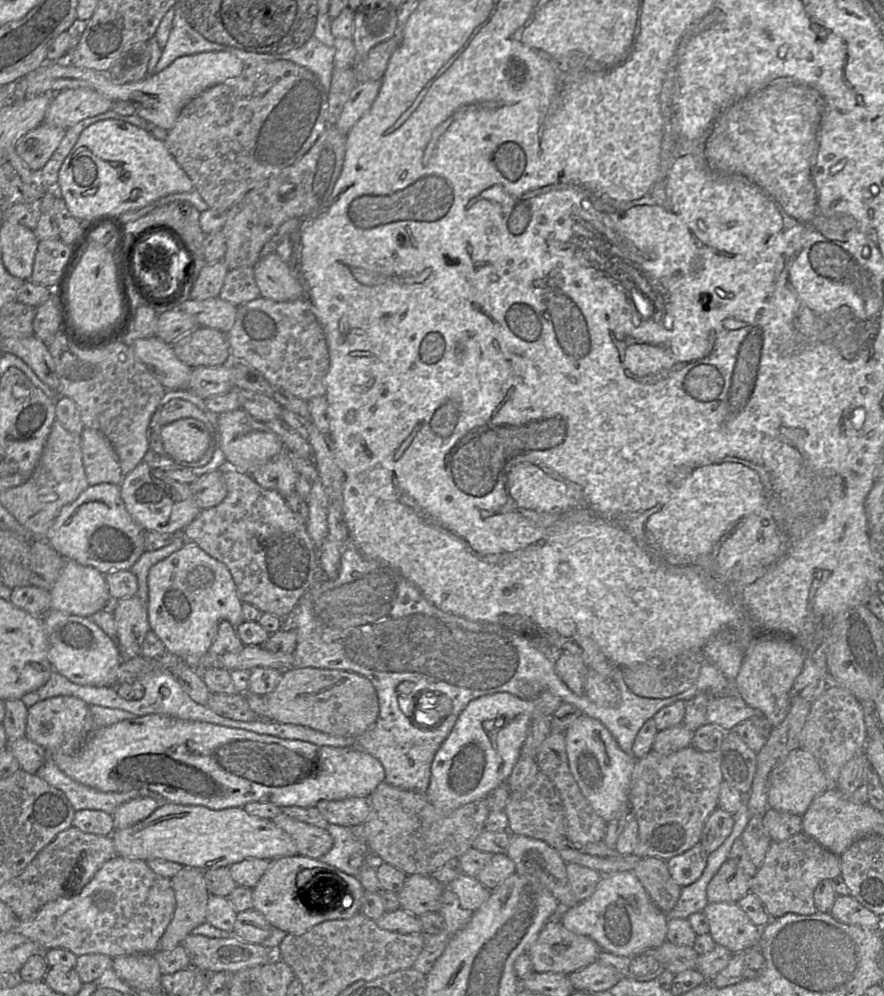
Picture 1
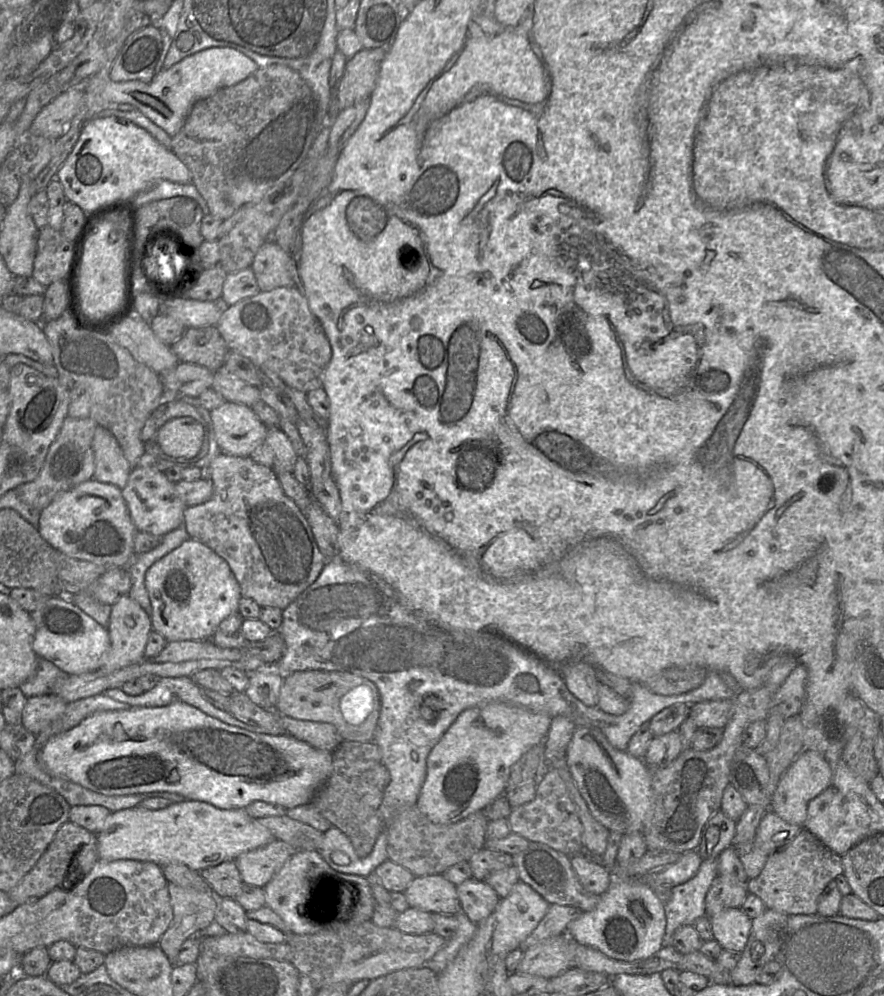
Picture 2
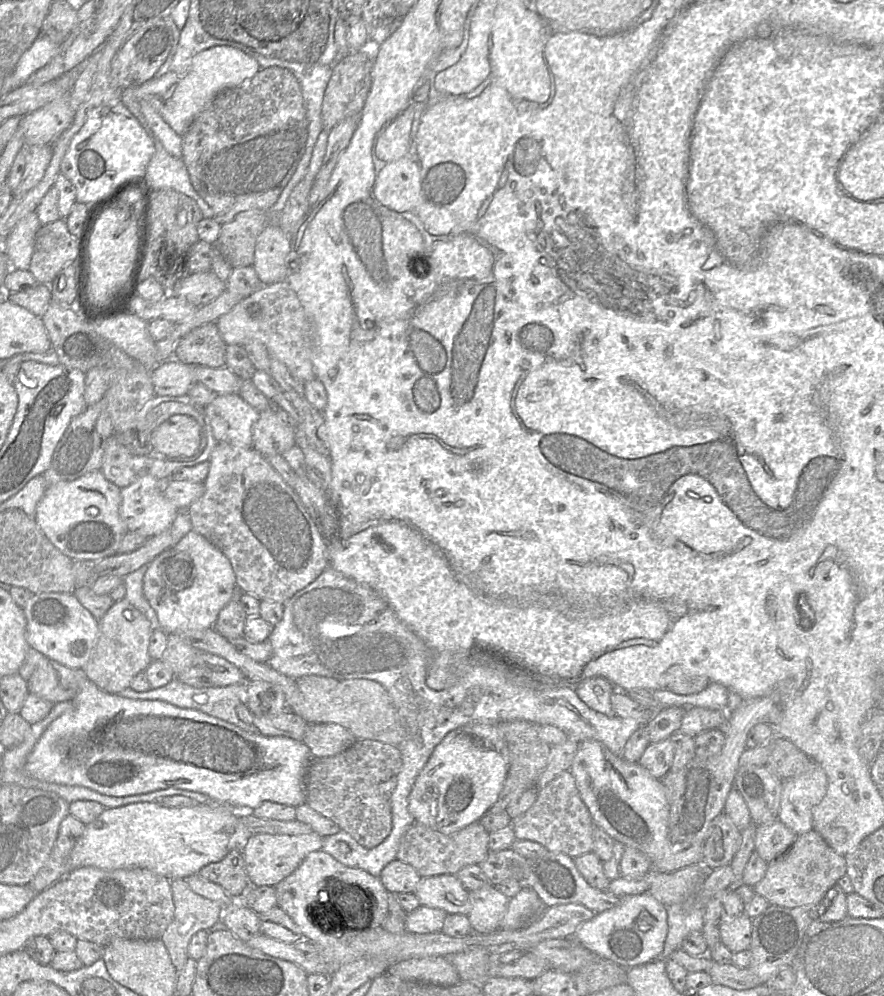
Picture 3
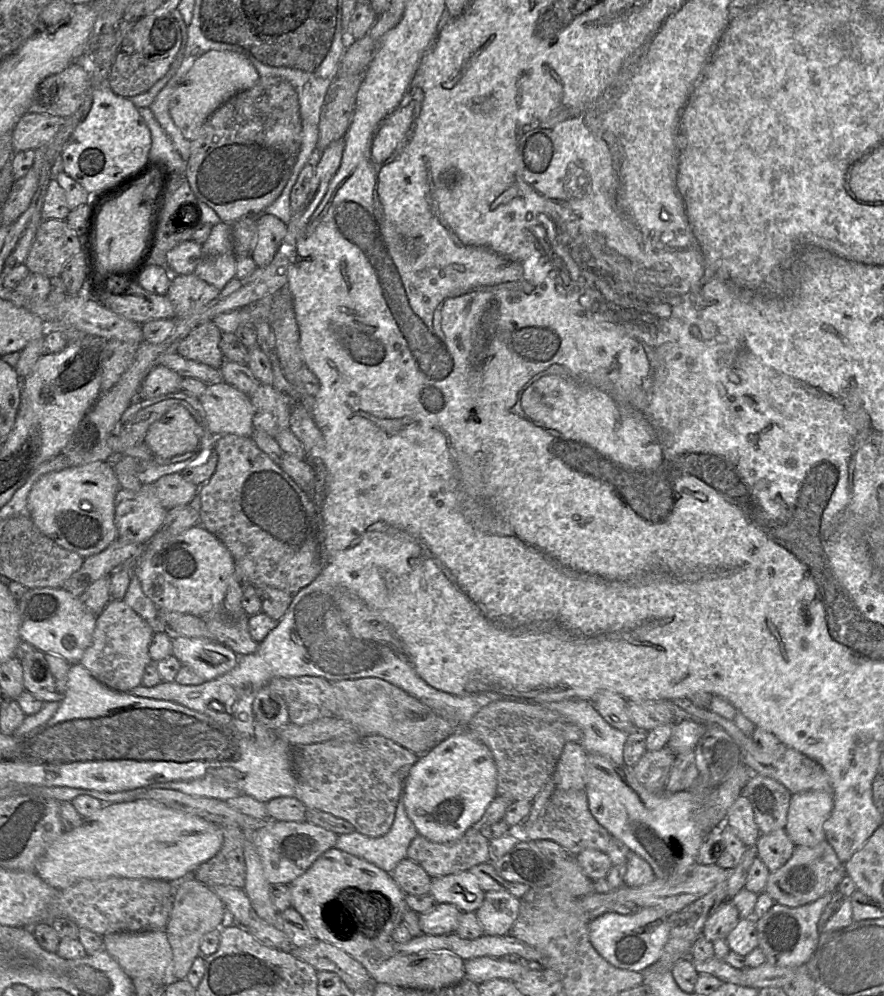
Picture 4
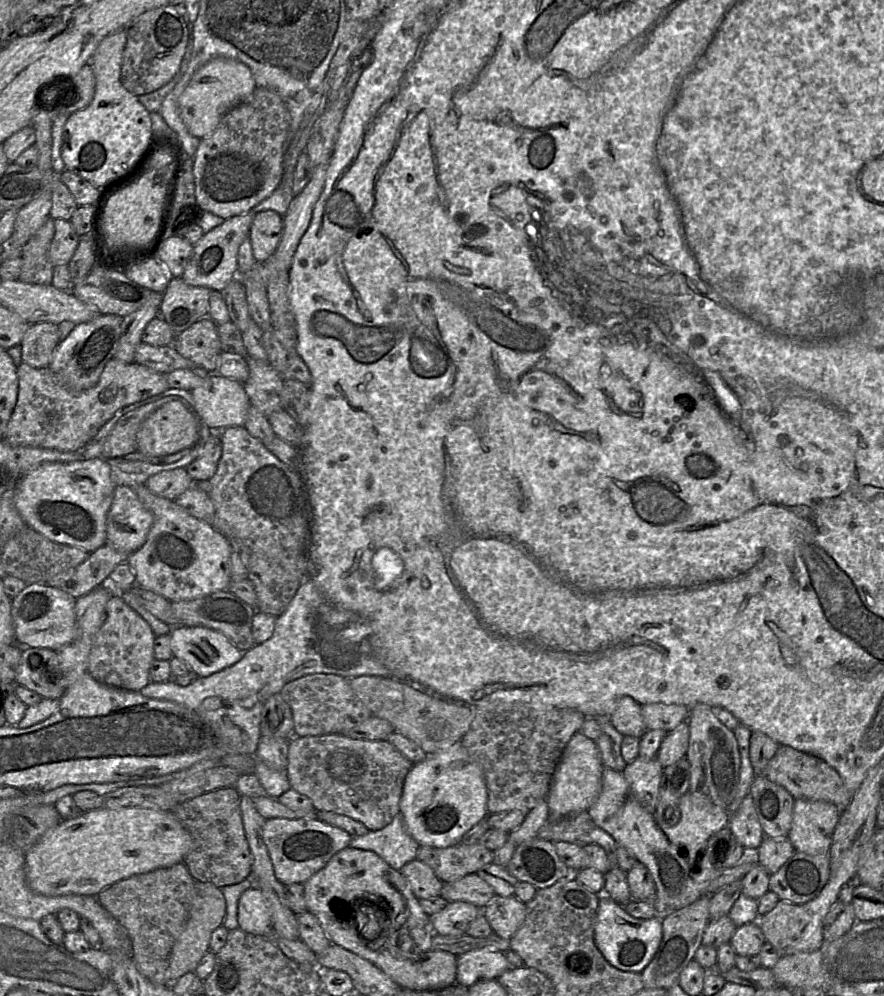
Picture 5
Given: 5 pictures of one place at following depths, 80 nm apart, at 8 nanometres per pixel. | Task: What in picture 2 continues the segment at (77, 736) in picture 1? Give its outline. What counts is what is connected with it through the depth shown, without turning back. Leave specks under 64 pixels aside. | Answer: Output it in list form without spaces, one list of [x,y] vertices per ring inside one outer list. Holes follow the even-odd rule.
[[[54,694],[34,696],[26,699],[22,711],[22,725],[37,735],[66,709],[67,703]]]

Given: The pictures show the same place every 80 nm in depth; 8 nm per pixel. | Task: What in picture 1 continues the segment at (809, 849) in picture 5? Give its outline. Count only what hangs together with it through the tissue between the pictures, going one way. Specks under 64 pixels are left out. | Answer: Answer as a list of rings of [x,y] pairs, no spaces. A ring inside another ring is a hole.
[[[797,748],[792,750],[773,771],[768,791],[768,806],[802,816],[810,803],[827,788],[827,779],[817,759],[809,751]]]

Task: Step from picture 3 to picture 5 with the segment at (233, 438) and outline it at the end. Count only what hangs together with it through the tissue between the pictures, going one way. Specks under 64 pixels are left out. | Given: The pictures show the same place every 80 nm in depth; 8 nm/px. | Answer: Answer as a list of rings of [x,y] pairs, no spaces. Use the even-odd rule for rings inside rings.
[[[218,373],[205,374],[202,382],[190,393],[195,413],[210,430],[221,432],[228,427],[244,426],[250,402],[243,384]]]

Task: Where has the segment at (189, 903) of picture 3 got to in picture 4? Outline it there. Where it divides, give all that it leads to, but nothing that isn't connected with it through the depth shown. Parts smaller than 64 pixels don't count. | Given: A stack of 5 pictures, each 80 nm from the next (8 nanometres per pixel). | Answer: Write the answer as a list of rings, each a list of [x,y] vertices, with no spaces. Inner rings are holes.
[[[192,876],[177,882],[175,897],[165,933],[172,950],[172,975],[185,979],[194,960],[200,956],[200,942],[203,935],[219,929],[224,918],[225,905],[213,889]]]

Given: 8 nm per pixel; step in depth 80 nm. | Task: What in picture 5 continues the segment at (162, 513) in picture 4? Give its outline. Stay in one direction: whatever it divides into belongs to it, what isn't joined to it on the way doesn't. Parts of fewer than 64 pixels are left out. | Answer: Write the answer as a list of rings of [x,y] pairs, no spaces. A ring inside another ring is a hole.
[[[116,486],[106,519],[106,544],[132,554],[146,541],[153,514],[127,486]]]

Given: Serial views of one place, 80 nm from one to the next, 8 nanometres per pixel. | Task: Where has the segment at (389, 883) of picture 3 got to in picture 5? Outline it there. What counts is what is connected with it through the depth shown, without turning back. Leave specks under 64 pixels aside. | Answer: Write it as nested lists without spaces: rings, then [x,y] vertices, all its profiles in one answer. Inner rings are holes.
[[[418,859],[412,860],[399,871],[407,879],[417,898],[428,899],[441,895],[444,882],[423,861]]]

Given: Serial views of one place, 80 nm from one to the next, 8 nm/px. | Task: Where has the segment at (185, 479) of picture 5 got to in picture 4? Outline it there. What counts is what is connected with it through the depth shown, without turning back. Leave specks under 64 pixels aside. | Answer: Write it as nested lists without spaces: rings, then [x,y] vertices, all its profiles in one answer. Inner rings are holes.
[[[180,473],[164,475],[153,485],[162,505],[168,510],[190,504],[200,490],[200,486],[185,480]]]

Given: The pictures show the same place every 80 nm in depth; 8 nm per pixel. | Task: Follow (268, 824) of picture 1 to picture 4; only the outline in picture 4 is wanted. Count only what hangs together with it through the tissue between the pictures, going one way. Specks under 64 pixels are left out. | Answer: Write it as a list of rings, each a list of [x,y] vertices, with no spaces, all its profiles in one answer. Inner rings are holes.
[[[136,800],[132,802],[104,804],[101,809],[93,813],[91,816],[84,818],[80,826],[71,831],[63,832],[59,838],[48,848],[46,853],[40,858],[35,867],[35,873],[45,883],[57,890],[67,889],[78,881],[84,879],[101,880],[110,877],[148,878],[178,882],[187,876],[192,876],[192,873],[200,864],[214,857],[221,849],[223,845],[223,839],[223,828],[220,825],[195,814],[189,814],[171,809],[158,802],[149,800]]]

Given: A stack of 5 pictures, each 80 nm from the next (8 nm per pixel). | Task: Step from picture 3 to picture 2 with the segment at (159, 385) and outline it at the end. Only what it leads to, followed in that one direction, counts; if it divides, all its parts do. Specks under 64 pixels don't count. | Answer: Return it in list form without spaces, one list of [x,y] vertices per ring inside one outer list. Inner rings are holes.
[[[179,362],[174,368],[163,373],[161,380],[165,390],[198,398],[213,383],[213,371],[206,367]]]

